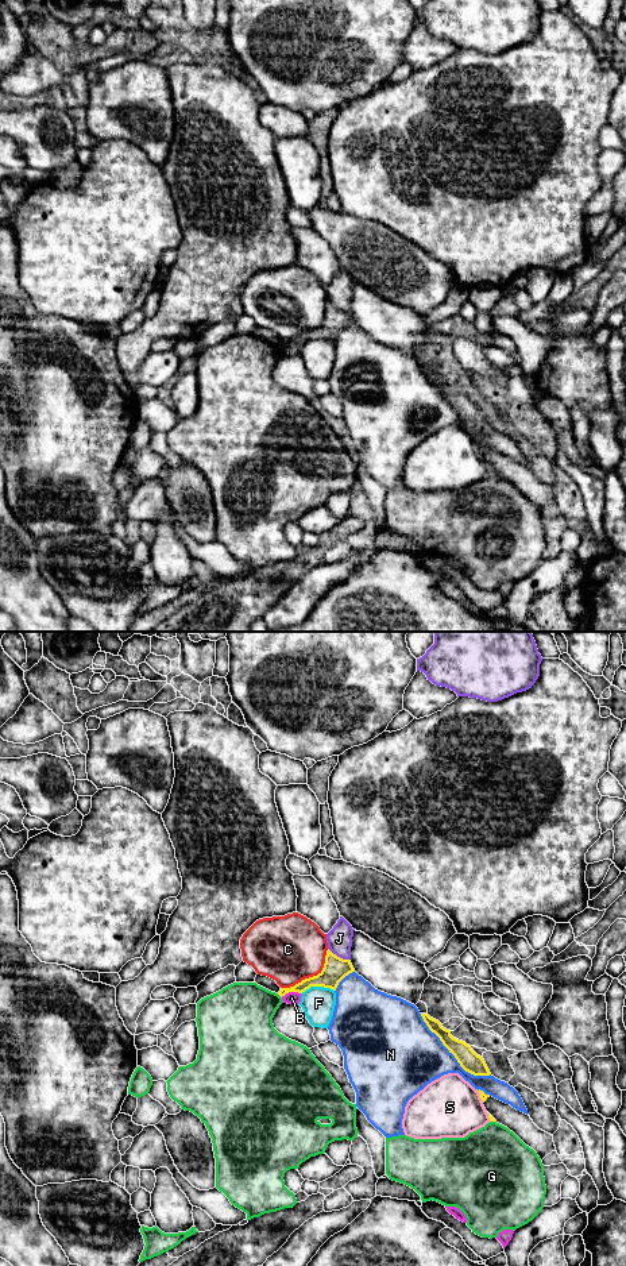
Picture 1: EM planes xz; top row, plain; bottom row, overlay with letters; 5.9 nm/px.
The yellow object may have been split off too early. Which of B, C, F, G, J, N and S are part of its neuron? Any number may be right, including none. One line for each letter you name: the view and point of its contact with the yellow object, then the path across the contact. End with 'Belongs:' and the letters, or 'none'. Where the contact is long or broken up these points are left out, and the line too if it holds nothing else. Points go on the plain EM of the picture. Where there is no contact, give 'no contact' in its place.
Belongs: none

